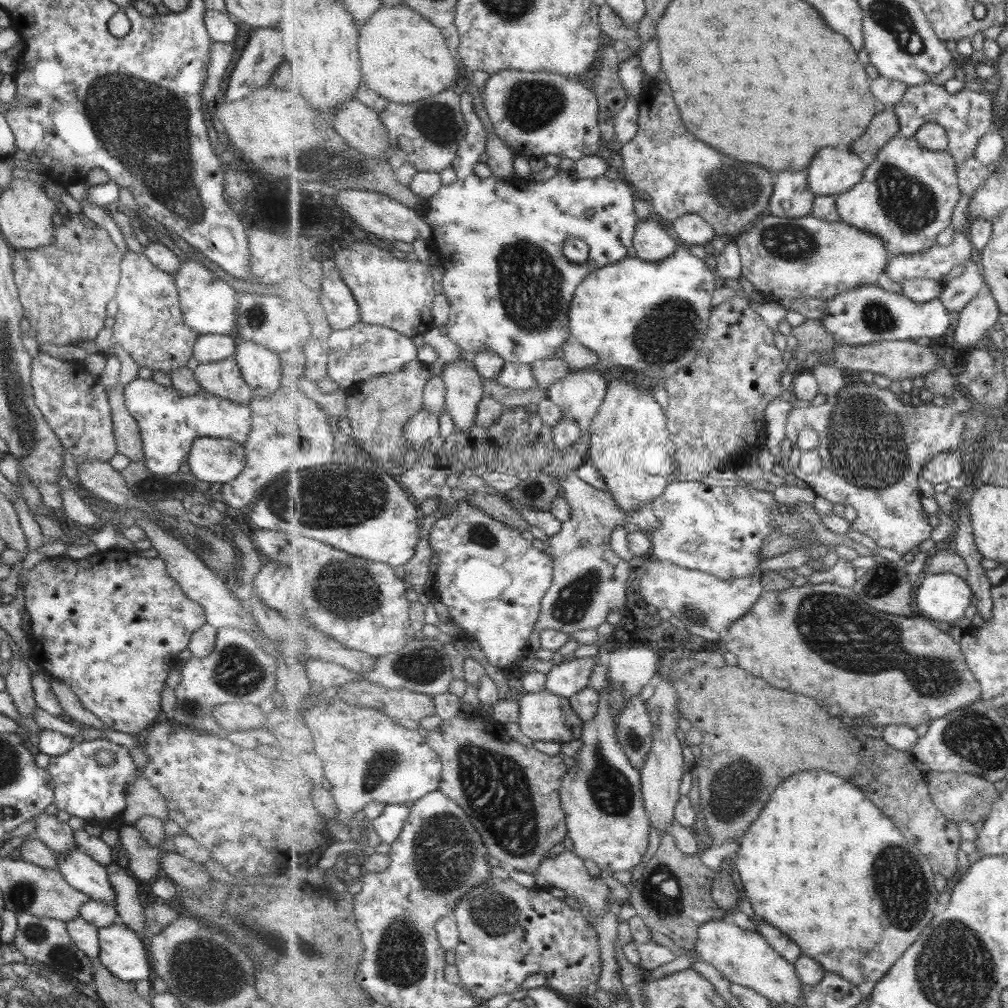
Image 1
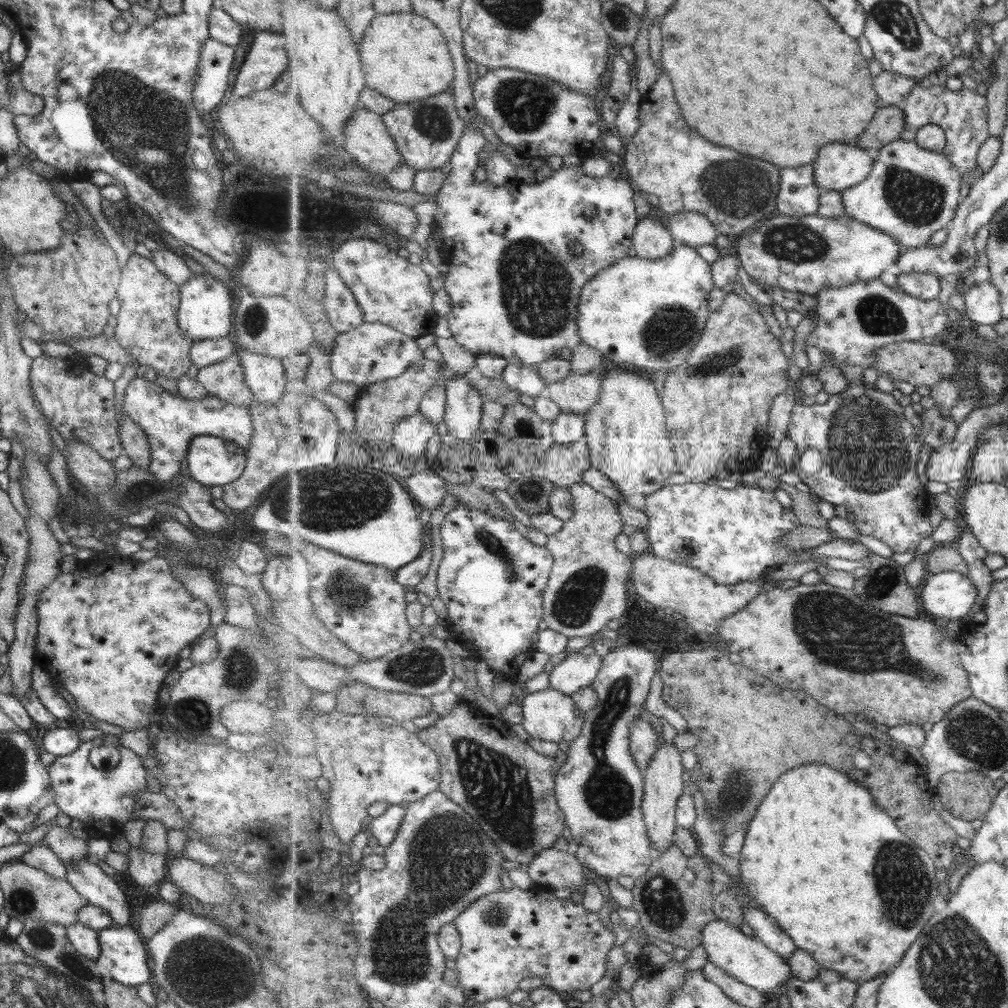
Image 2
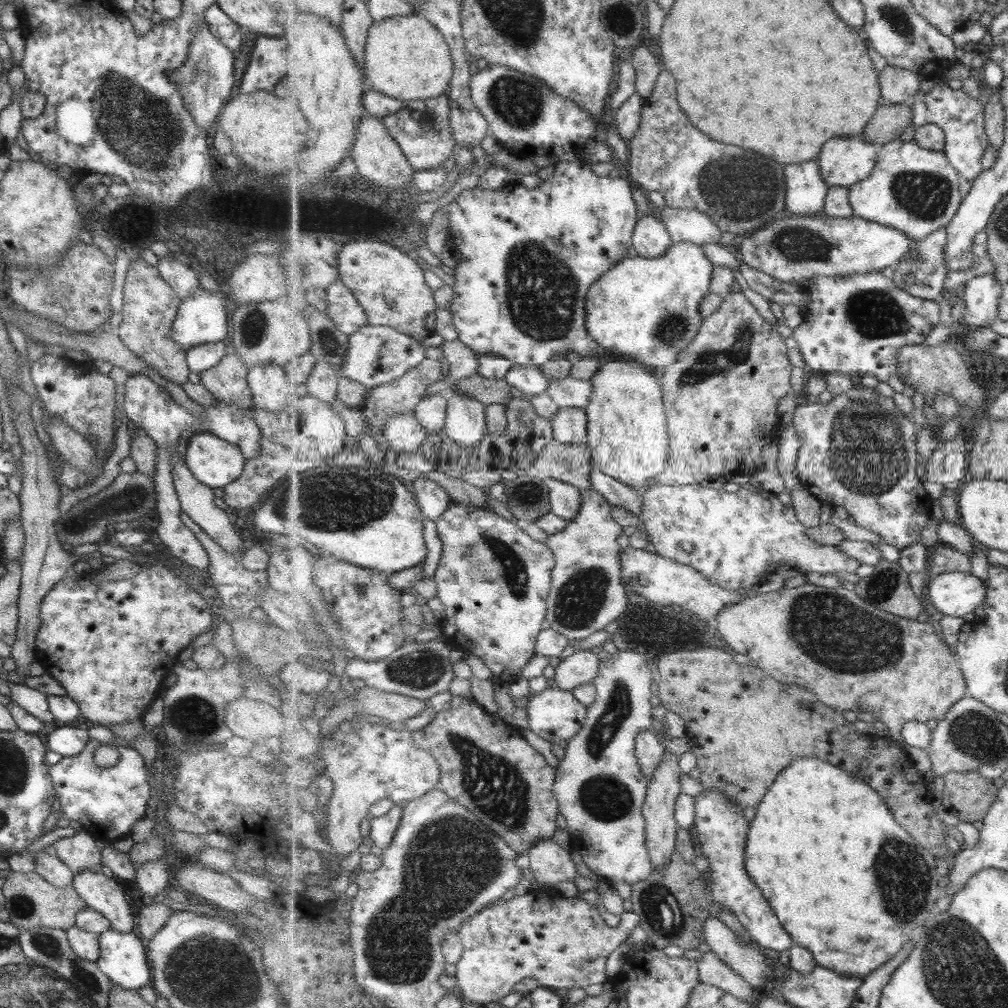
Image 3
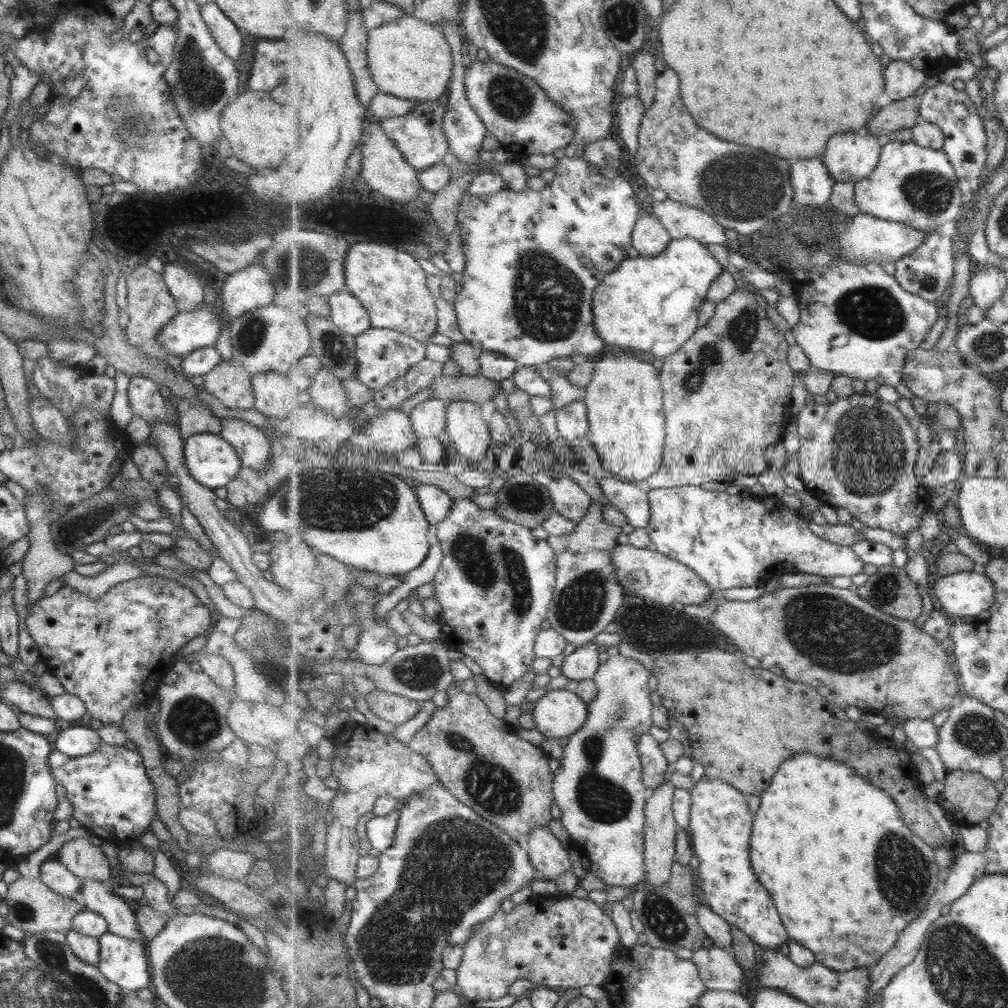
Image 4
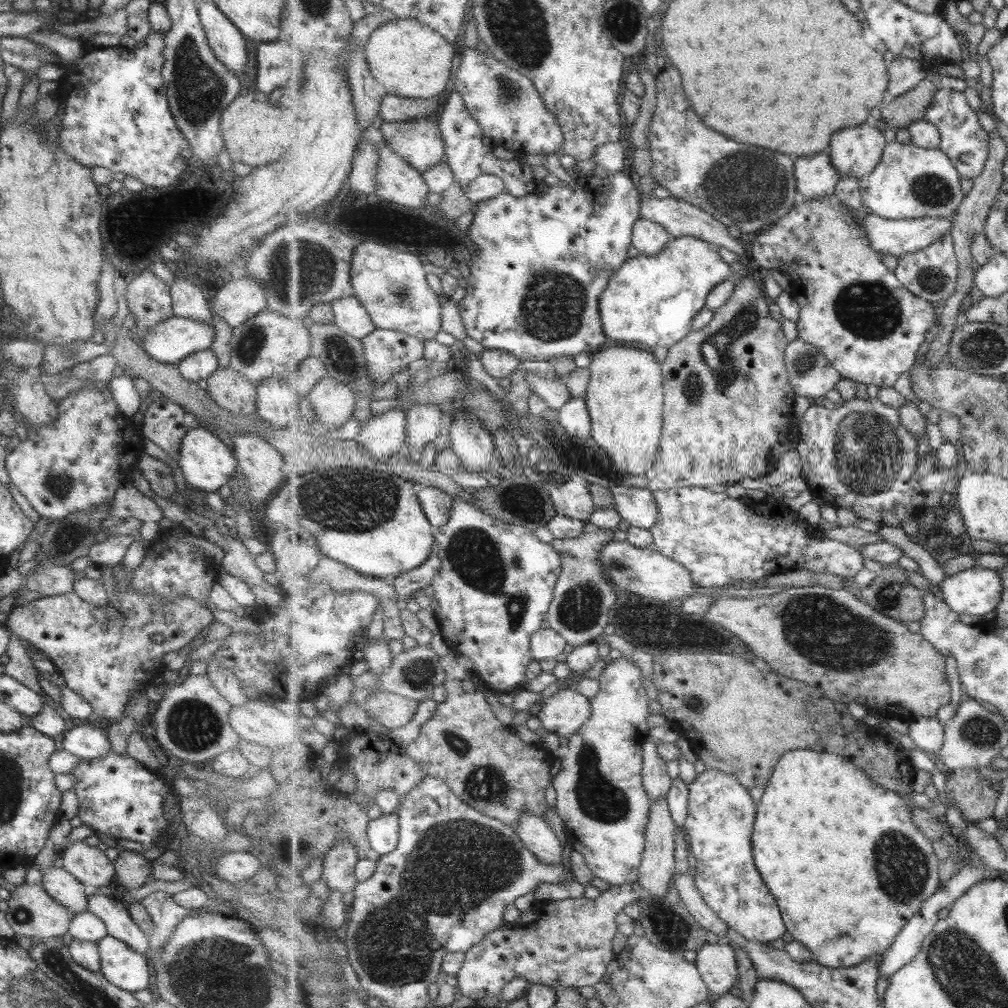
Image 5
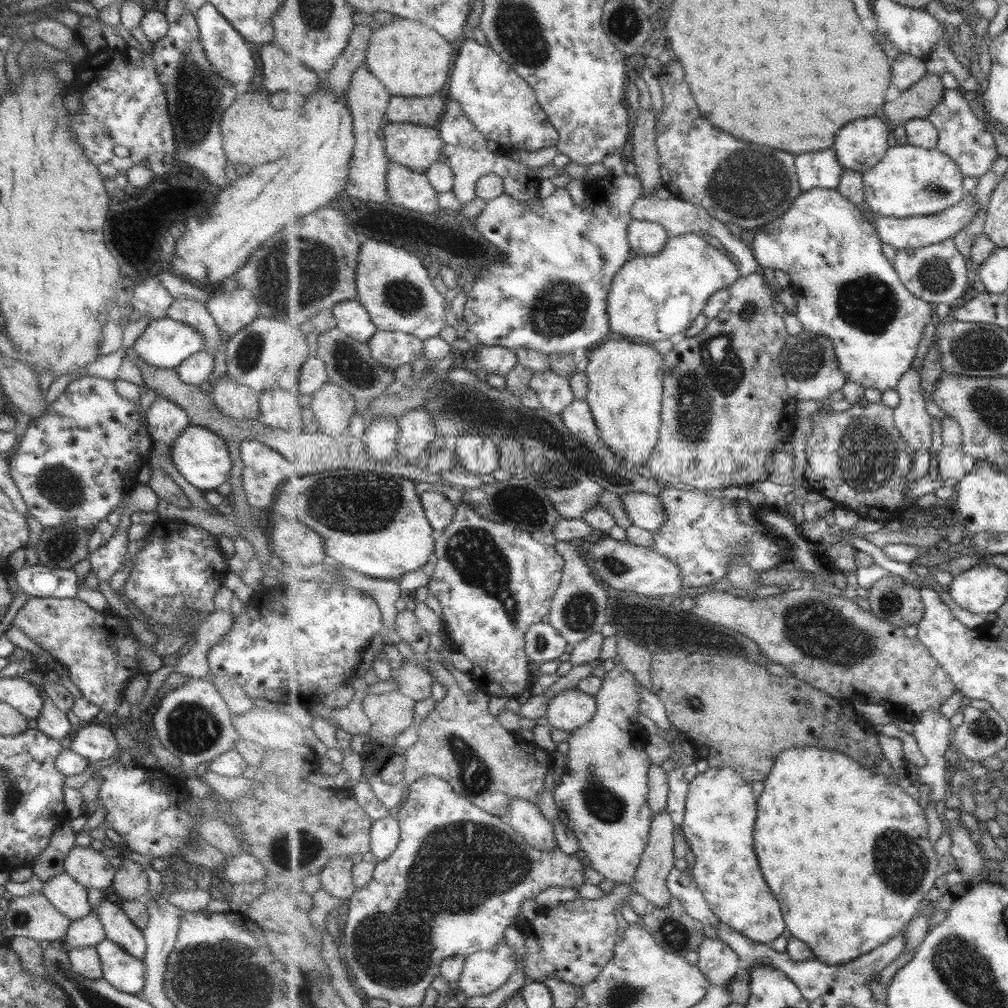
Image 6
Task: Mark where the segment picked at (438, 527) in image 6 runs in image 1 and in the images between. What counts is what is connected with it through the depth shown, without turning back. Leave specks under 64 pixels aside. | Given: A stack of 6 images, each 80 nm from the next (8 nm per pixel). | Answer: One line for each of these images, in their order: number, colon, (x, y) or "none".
1: (423, 482)
2: (428, 487)
3: (433, 498)
4: (437, 504)
5: (438, 505)

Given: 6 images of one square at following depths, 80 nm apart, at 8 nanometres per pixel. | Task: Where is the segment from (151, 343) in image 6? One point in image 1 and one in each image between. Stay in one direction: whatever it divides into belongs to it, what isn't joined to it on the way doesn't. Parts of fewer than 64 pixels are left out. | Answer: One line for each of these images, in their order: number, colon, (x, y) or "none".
1: (207, 304)
2: (205, 310)
3: (203, 318)
4: (187, 331)
5: (169, 341)

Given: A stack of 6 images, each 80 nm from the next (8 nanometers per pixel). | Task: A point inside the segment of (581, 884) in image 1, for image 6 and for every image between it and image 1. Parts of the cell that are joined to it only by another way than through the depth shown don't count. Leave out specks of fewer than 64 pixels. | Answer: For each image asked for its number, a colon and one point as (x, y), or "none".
2: (553, 869)
3: (550, 864)
4: (551, 860)
5: (537, 835)
6: (525, 817)

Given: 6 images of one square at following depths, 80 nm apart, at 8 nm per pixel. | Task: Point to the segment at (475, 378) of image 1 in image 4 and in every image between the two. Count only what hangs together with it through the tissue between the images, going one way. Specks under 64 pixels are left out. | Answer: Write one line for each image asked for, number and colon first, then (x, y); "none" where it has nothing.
2: (464, 411)
3: (466, 424)
4: (470, 434)

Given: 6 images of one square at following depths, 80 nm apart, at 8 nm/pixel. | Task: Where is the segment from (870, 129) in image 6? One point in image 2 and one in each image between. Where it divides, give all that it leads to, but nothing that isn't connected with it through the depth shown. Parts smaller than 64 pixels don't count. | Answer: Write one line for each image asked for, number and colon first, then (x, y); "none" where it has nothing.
2: (839, 166)
3: (847, 161)
4: (853, 157)
5: (857, 151)

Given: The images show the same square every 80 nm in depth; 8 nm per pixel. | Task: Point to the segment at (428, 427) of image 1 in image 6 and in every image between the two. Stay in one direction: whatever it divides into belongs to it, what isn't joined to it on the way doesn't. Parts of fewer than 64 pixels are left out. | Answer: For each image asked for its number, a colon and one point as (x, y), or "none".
2: (412, 434)
3: (405, 434)
4: (392, 431)
5: (385, 434)
6: (381, 436)

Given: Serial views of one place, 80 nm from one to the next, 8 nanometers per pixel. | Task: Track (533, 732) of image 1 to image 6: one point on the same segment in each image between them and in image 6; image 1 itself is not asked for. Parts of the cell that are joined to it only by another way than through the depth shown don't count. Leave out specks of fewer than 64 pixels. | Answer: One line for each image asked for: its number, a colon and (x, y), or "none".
2: (552, 716)
3: (554, 714)
4: (560, 713)
5: (567, 711)
6: (572, 709)

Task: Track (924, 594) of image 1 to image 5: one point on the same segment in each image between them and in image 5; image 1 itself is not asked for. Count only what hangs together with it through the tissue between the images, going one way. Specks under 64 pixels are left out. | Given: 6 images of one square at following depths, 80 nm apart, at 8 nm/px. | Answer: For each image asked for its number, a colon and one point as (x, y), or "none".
2: (950, 595)
3: (957, 594)
4: (966, 594)
5: (976, 591)

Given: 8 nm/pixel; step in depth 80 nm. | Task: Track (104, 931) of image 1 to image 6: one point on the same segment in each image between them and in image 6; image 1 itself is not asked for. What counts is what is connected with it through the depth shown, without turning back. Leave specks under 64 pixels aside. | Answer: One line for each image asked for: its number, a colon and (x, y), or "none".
2: (122, 957)
3: (121, 958)
4: (122, 961)
5: (125, 968)
6: (124, 972)

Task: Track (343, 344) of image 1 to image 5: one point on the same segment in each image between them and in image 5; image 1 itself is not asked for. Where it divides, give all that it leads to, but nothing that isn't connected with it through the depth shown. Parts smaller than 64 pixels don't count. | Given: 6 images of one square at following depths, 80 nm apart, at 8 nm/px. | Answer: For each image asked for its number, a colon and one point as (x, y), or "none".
2: (373, 352)
3: (376, 355)
4: (383, 355)
5: (388, 352)

